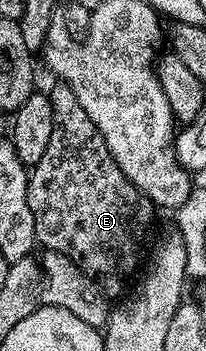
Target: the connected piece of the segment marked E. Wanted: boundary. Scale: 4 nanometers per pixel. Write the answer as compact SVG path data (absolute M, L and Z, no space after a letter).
M57 84L54 90L48 91L48 96L53 113L51 140L47 143L47 152L43 152L43 156L31 167L27 188L27 204L35 220L37 242L43 244L45 250L57 250L67 256L84 274L98 279L125 274L137 262L137 249L153 218L154 207L118 168L99 128L83 112L71 88Z

